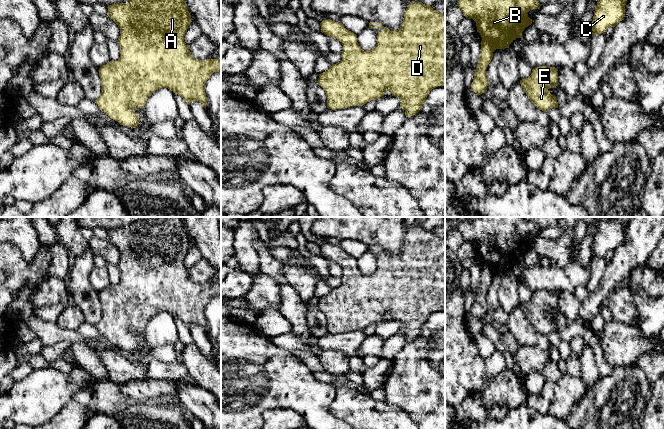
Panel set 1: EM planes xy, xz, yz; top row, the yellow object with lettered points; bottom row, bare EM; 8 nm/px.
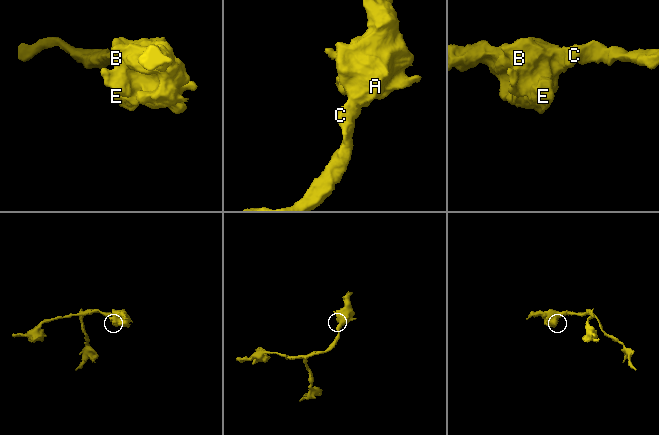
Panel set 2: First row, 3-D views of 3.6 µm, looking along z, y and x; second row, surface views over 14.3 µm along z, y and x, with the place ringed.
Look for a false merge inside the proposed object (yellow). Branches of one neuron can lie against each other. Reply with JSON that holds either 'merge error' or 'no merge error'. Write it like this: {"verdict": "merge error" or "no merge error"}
{"verdict": "no merge error"}

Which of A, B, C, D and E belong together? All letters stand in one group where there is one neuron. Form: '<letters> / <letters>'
A B C D E

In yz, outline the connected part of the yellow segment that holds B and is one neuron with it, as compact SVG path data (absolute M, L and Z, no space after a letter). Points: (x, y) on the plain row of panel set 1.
M478 217L461 221L457 230L465 241L476 246L482 261L479 285L475 293L471 314L478 319L487 315L486 293L496 273L509 272L522 256L532 248L527 237L542 228L523 217Z

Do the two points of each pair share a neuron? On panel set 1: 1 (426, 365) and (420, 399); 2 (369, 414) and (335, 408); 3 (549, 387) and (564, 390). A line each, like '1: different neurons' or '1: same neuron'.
1: same neuron
2: same neuron
3: different neurons

